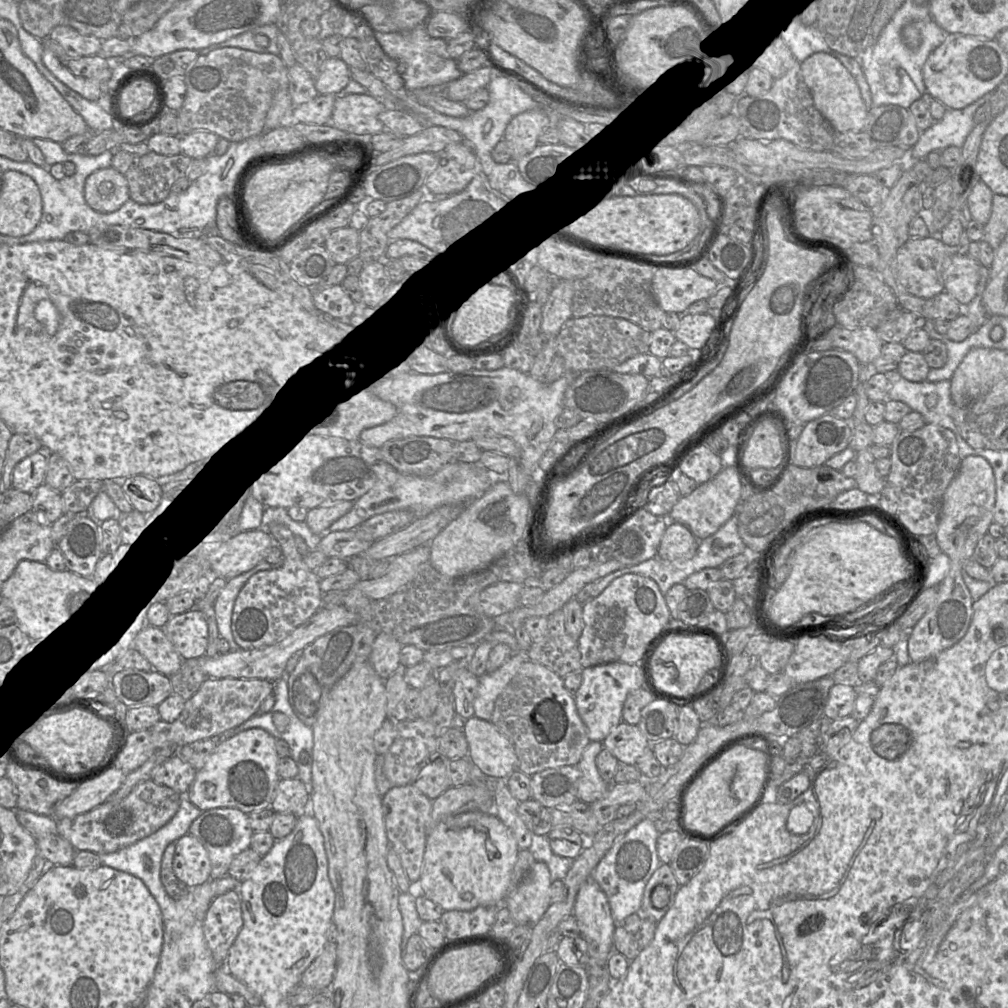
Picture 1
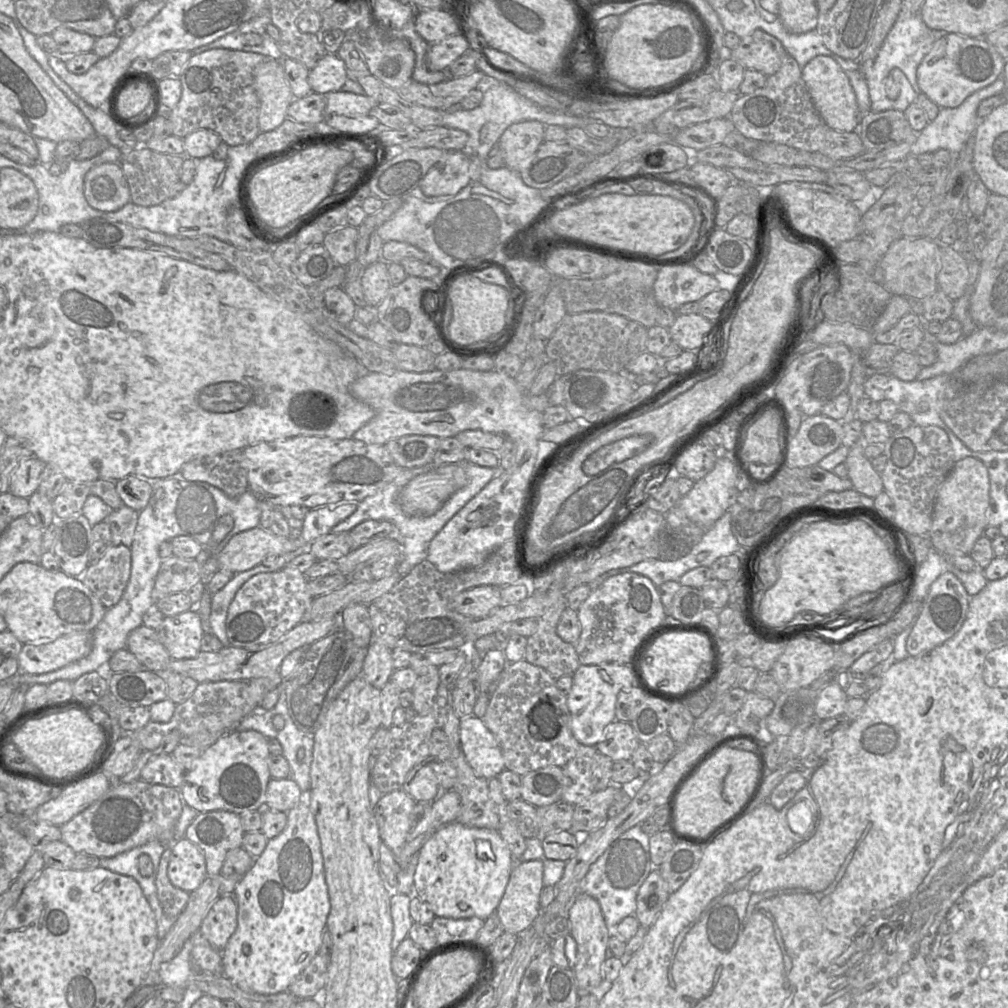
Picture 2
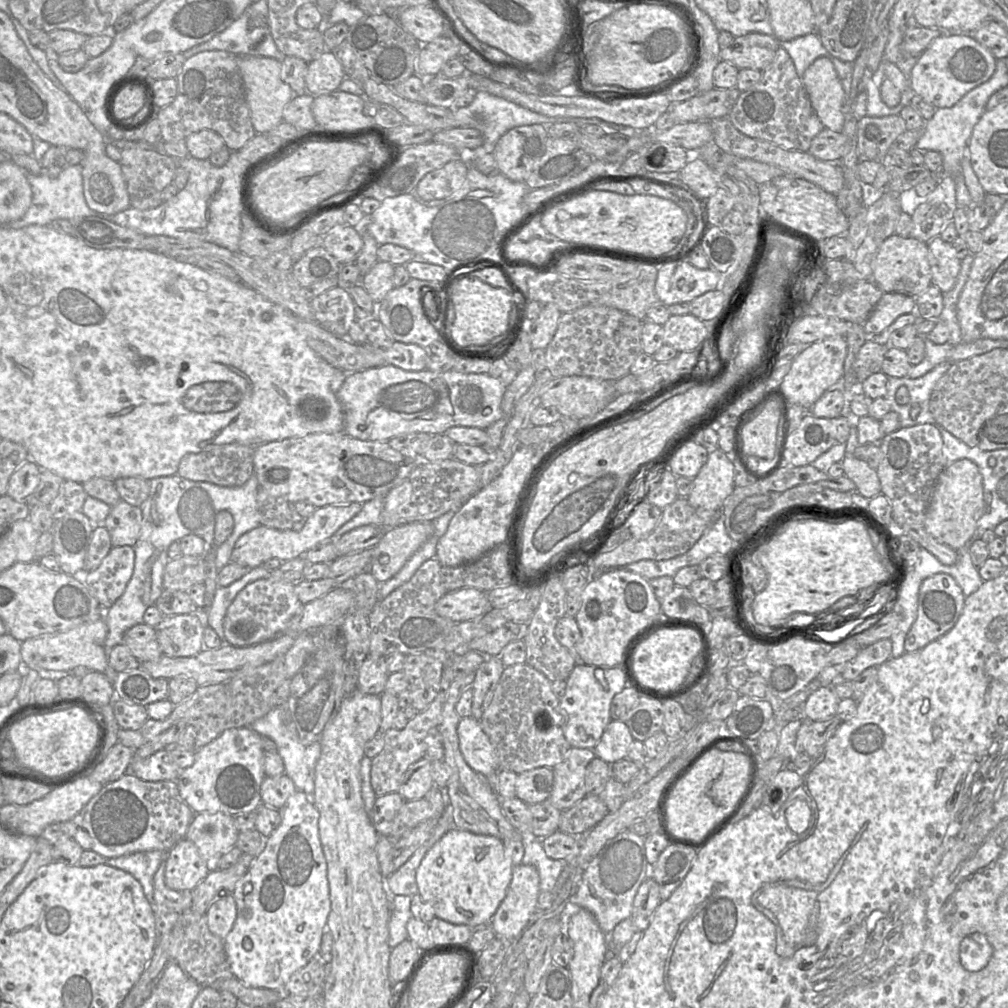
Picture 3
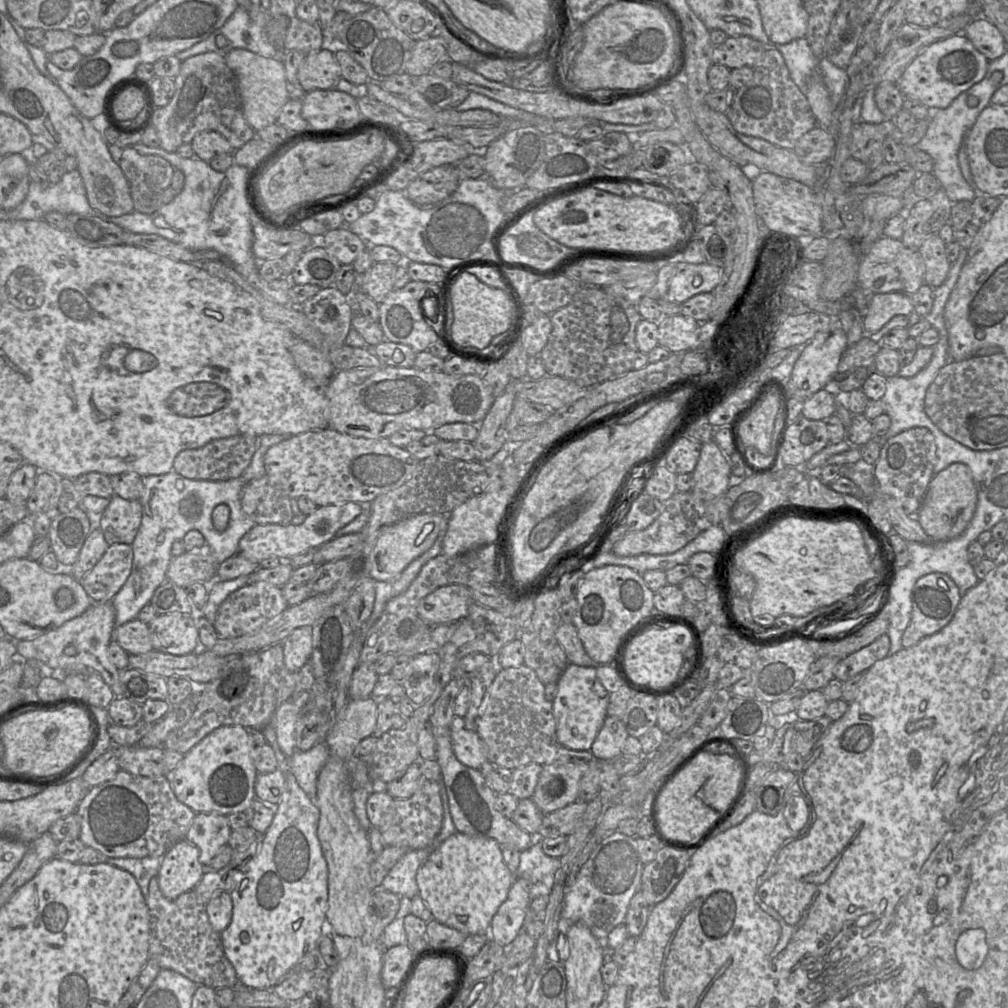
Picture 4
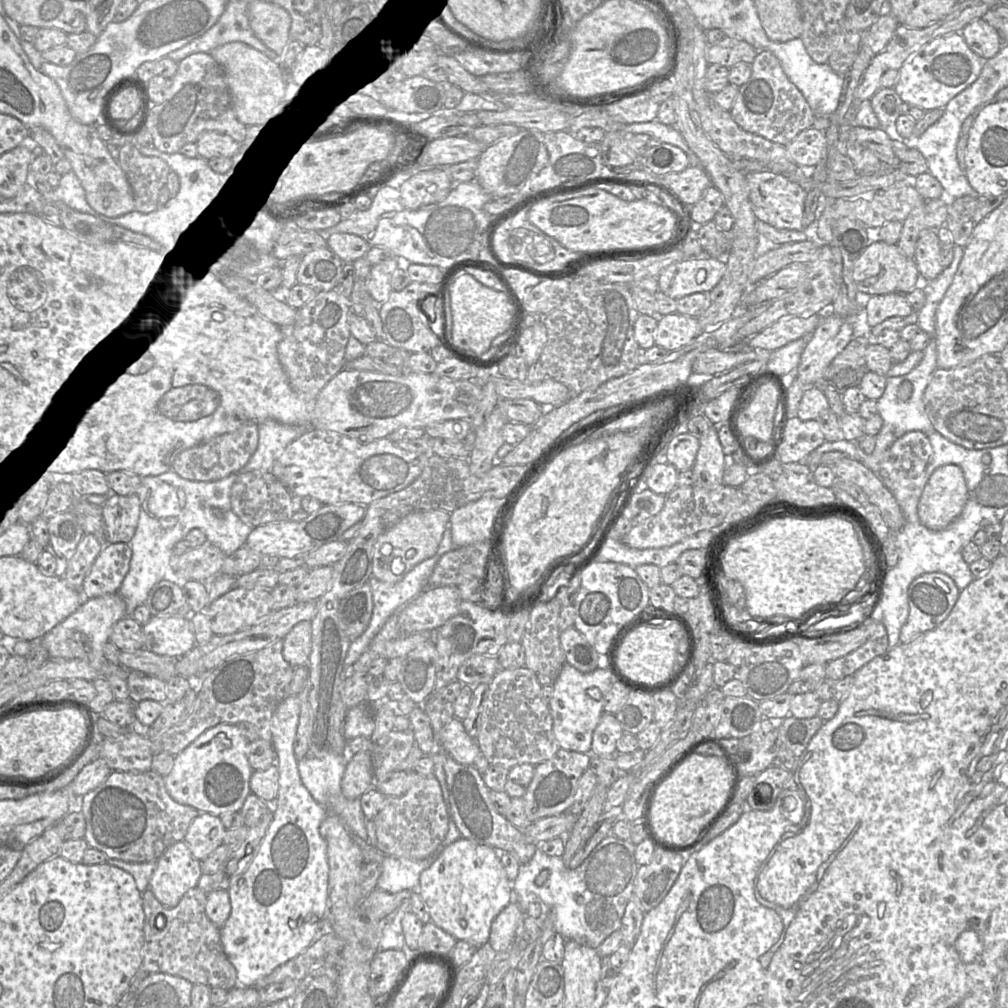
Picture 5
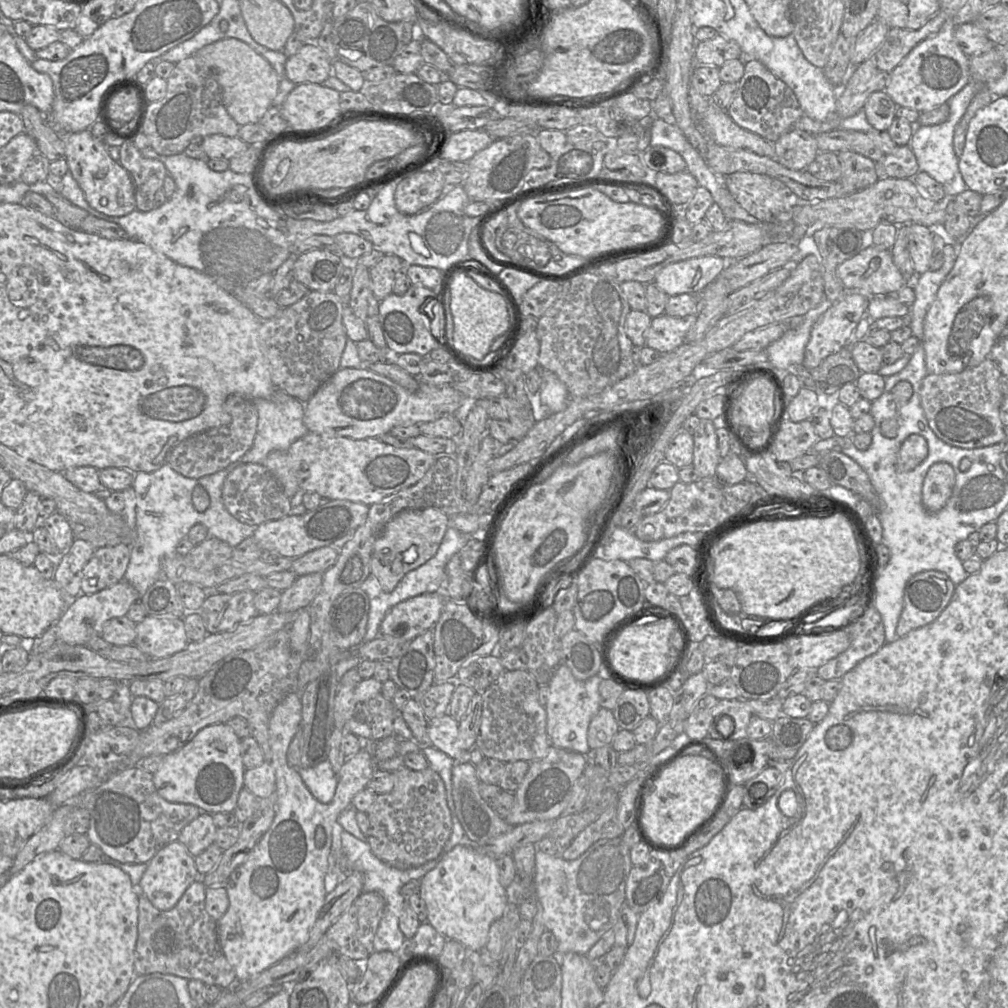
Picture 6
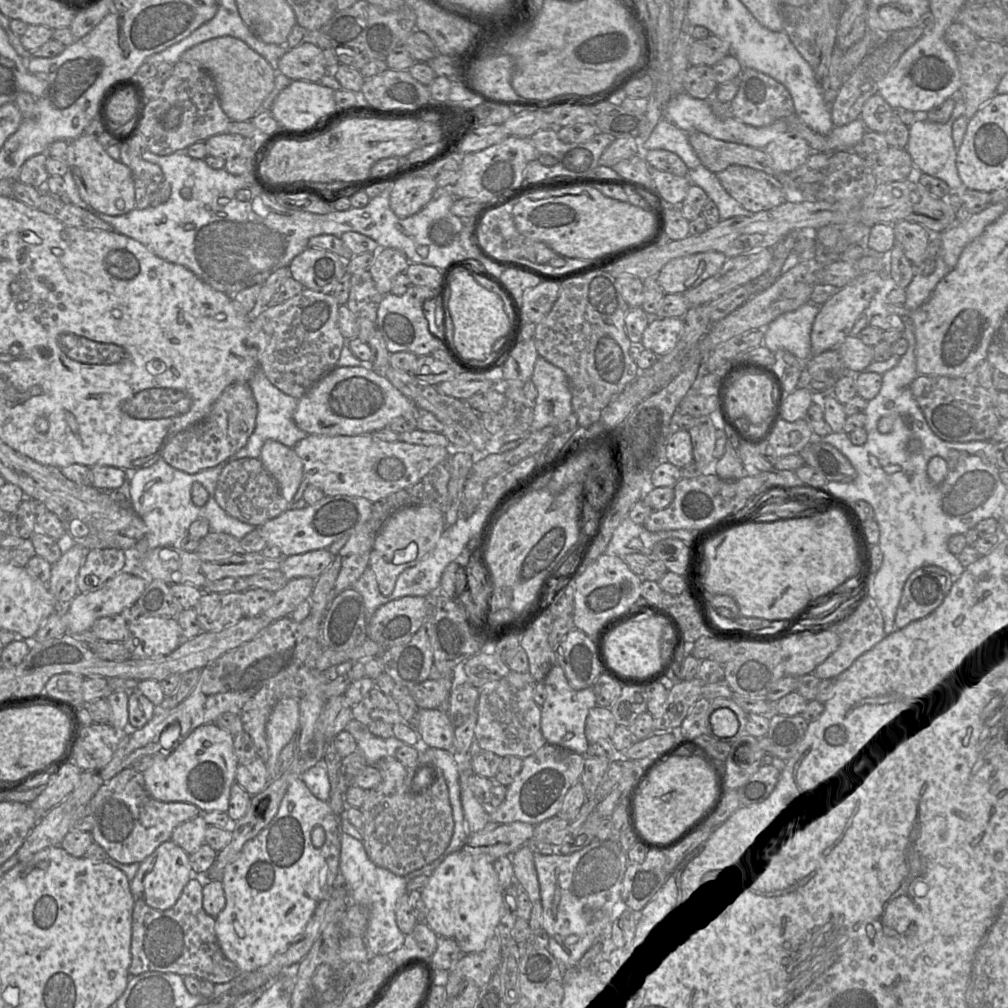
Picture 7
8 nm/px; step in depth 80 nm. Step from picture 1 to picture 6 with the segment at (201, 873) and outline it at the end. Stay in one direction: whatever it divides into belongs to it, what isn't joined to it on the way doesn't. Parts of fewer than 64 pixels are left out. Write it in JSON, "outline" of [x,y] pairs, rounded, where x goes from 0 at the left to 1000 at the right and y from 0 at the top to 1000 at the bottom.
{"outline":[[[178,834],[162,840],[147,856],[139,874],[142,887],[158,903],[166,904],[175,899],[187,880],[197,872],[193,850]]]}

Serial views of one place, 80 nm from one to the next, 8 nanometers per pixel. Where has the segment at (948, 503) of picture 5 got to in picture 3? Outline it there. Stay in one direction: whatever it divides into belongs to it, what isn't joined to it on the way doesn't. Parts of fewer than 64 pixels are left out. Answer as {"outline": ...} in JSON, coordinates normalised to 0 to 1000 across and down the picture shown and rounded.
{"outline":[[[952,455],[938,462],[931,472],[916,523],[931,538],[951,546],[963,536],[969,518],[976,508],[974,471],[965,457]]]}

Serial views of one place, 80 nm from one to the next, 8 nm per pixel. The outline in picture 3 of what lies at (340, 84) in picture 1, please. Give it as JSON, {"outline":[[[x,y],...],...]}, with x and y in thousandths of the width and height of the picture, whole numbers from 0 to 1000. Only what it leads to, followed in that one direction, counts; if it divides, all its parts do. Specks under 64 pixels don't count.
{"outline":[[[322,51],[314,59],[306,63],[304,71],[304,91],[311,94],[335,89],[343,77],[341,67],[329,51]]]}

